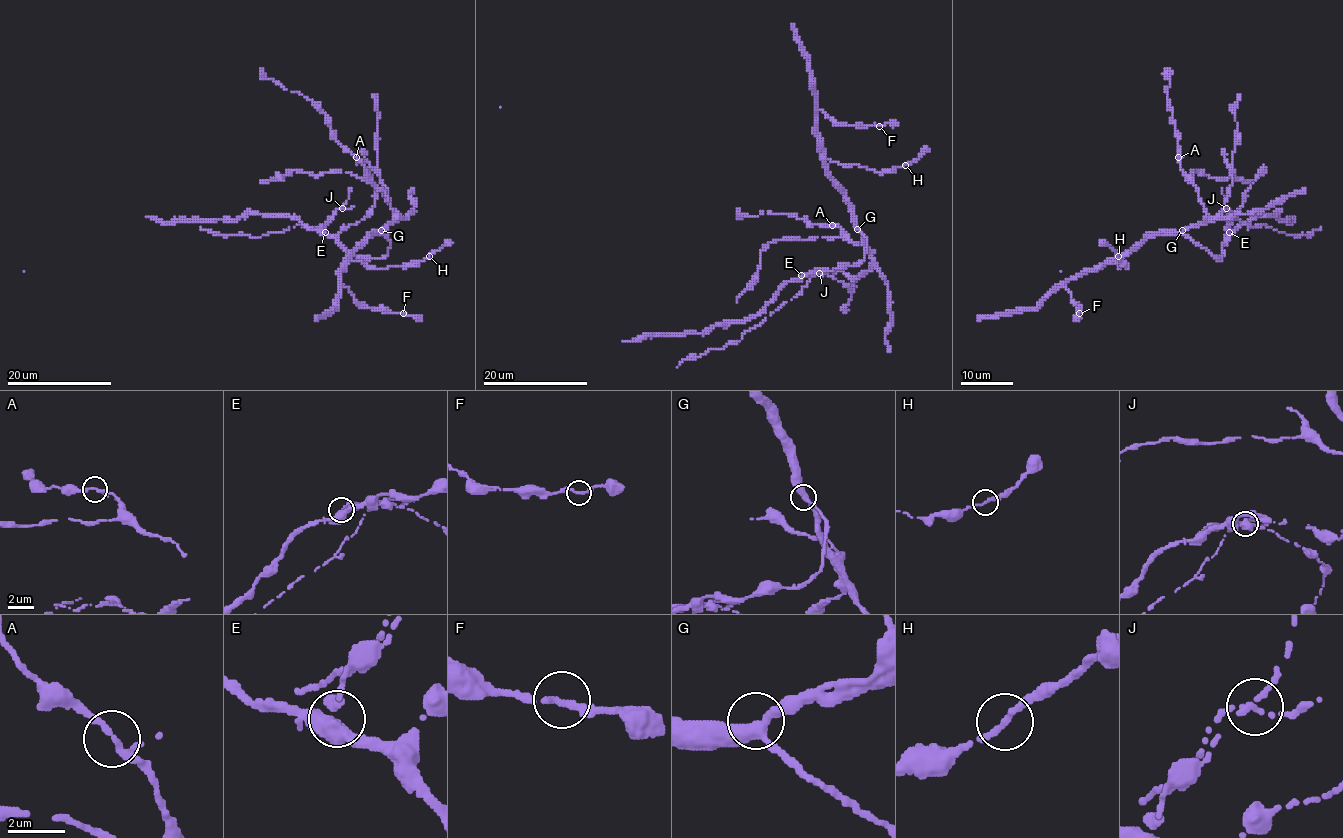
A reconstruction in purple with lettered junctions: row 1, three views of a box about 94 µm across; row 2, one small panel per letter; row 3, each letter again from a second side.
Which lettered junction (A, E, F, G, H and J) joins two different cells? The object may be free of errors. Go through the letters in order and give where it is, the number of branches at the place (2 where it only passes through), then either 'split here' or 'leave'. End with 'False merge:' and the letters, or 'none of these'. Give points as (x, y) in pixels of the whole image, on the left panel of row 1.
A: (356, 157) | 3 | leave
E: (325, 232) | 3 | leave
F: (403, 313) | 2 | leave
G: (381, 230) | 3 | leave
H: (429, 256) | 2 | leave
J: (342, 208) | 3 | split here
False merge: J

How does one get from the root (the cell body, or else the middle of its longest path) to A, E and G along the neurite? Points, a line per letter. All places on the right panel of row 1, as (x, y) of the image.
A: (1254, 216), (1228, 235), (1221, 258), (1193, 242), (1183, 232), (1199, 226), (1207, 212), (1178, 157)
E: (1254, 216), (1229, 232)
G: (1254, 216), (1228, 235), (1222, 243), (1221, 258), (1198, 246), (1182, 230)

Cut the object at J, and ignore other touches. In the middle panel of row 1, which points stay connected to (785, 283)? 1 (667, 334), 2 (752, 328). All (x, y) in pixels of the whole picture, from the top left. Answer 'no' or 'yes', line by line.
1: yes
2: no

